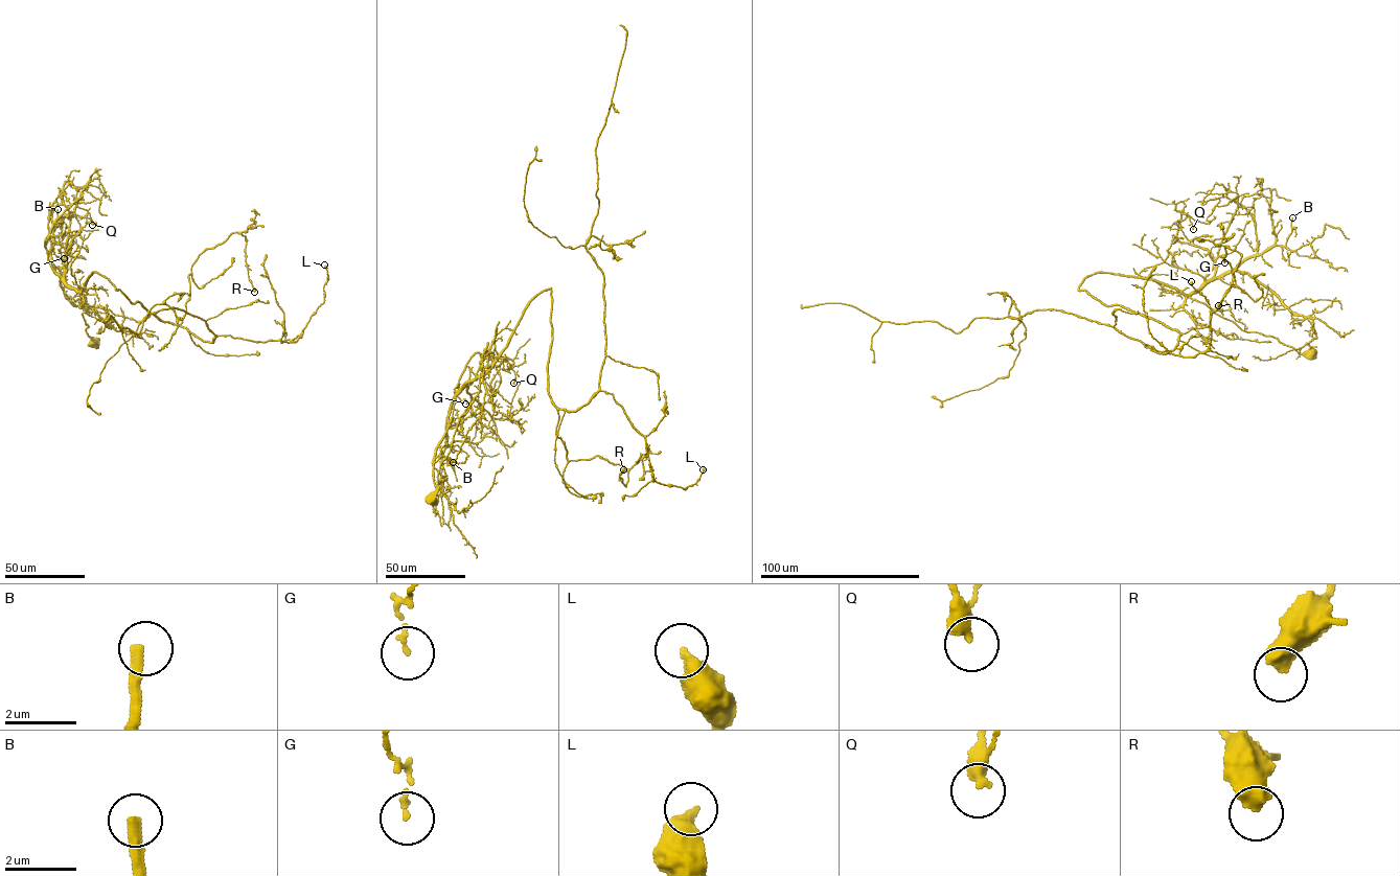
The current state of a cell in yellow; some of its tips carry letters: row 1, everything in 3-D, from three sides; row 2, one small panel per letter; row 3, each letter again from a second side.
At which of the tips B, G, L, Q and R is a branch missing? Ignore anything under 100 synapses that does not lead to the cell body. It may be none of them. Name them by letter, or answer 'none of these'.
none of these

